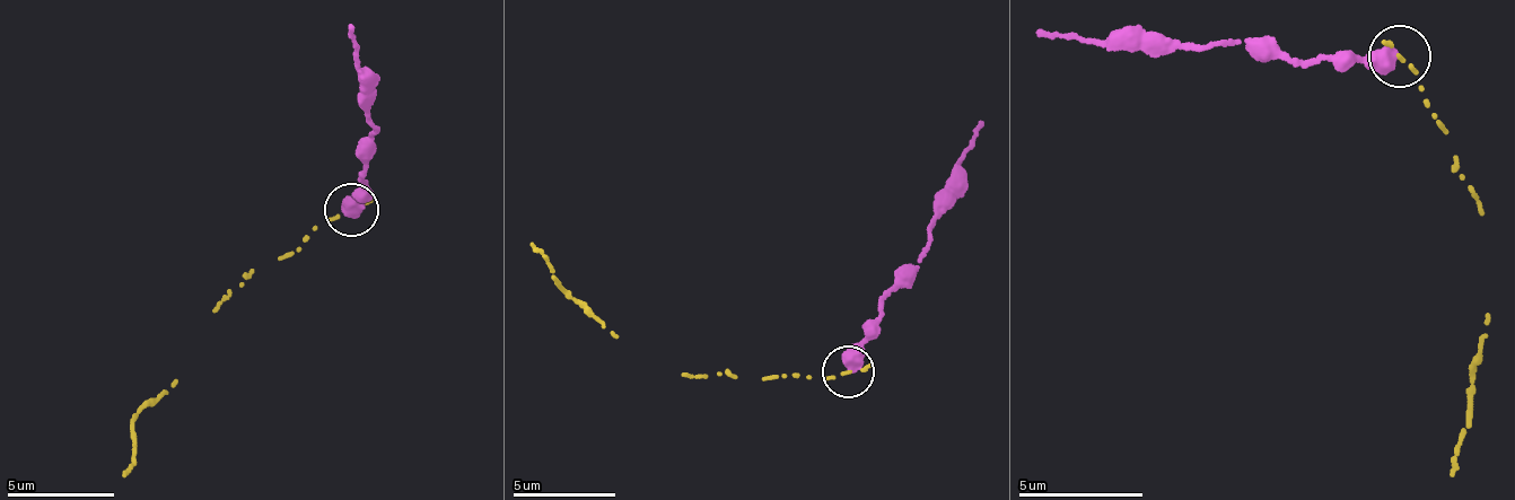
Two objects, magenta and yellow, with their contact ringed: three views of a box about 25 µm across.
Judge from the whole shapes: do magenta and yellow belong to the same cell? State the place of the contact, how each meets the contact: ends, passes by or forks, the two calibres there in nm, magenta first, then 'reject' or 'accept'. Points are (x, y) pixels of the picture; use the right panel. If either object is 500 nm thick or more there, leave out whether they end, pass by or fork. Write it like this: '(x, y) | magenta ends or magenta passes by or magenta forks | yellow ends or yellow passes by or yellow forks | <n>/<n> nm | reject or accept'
(1399, 56) | 550/170 nm | reject

